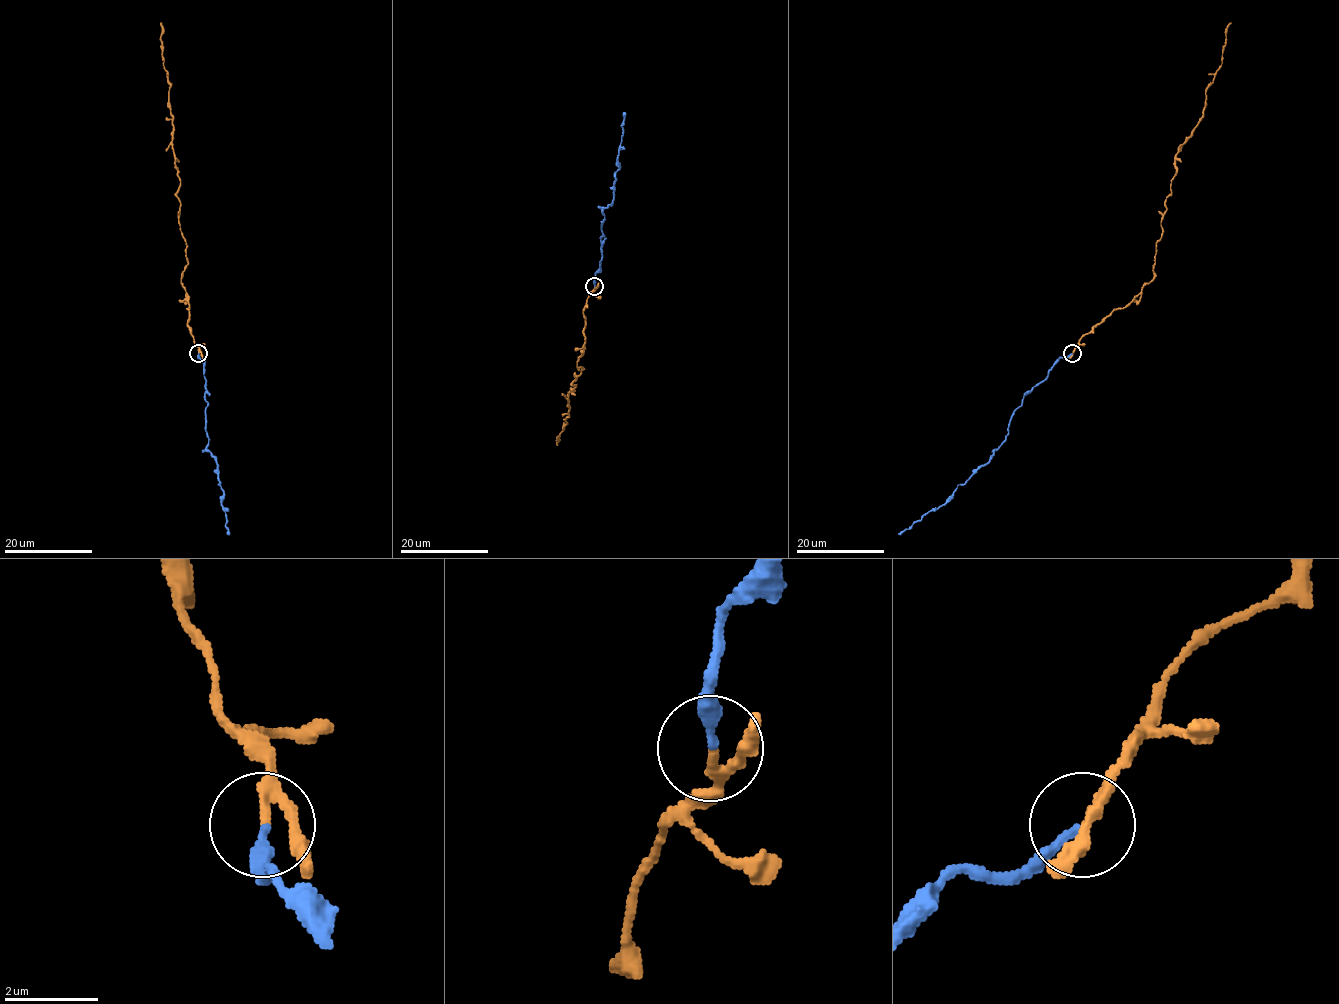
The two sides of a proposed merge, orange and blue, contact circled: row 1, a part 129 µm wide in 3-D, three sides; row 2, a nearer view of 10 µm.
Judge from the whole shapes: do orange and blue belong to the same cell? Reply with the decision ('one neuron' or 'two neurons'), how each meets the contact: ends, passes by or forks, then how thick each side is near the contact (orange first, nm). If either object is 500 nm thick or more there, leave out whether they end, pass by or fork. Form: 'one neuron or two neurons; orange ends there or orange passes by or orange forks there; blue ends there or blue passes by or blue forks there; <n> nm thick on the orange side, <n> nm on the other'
one neuron; orange passes by; blue ends there; 160 nm thick on the orange side, 200 nm on the other

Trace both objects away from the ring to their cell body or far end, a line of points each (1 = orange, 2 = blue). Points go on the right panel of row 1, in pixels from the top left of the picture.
1: (1072, 353), (1079, 340), (1125, 307), (1154, 277), (1176, 154), (1203, 114), (1205, 88), (1222, 64), (1231, 22)
2: (1072, 353), (1060, 358), (1024, 396), (1010, 421), (1006, 439), (986, 463), (958, 485), (944, 504), (898, 534)

